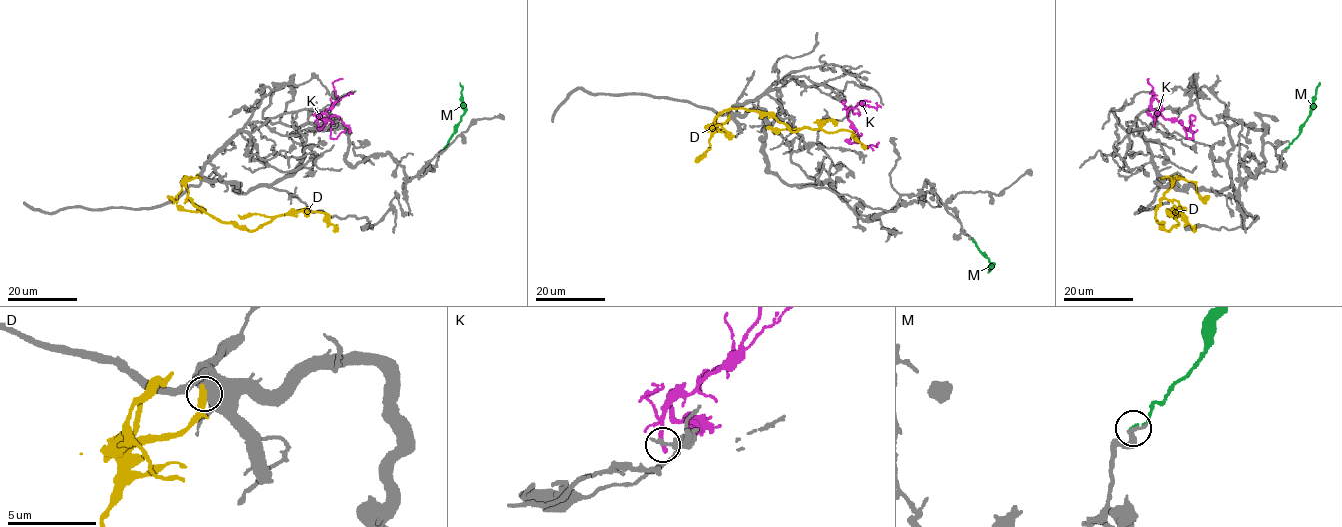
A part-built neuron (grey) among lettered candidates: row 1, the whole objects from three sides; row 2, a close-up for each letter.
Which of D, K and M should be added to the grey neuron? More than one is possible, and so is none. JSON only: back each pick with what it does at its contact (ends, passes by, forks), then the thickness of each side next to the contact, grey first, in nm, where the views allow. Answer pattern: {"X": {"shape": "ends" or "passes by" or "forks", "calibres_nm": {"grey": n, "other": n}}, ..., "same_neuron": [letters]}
{"same_neuron": []}

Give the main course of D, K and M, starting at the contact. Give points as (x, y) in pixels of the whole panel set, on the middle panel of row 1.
D: (728, 115), (715, 123), (723, 110), (759, 110), (792, 131), (850, 130), (865, 148)
K: (845, 107), (848, 120), (855, 128), (849, 142), (859, 142), (867, 148), (877, 142), (877, 146)
M: (972, 238), (992, 264), (988, 272)

